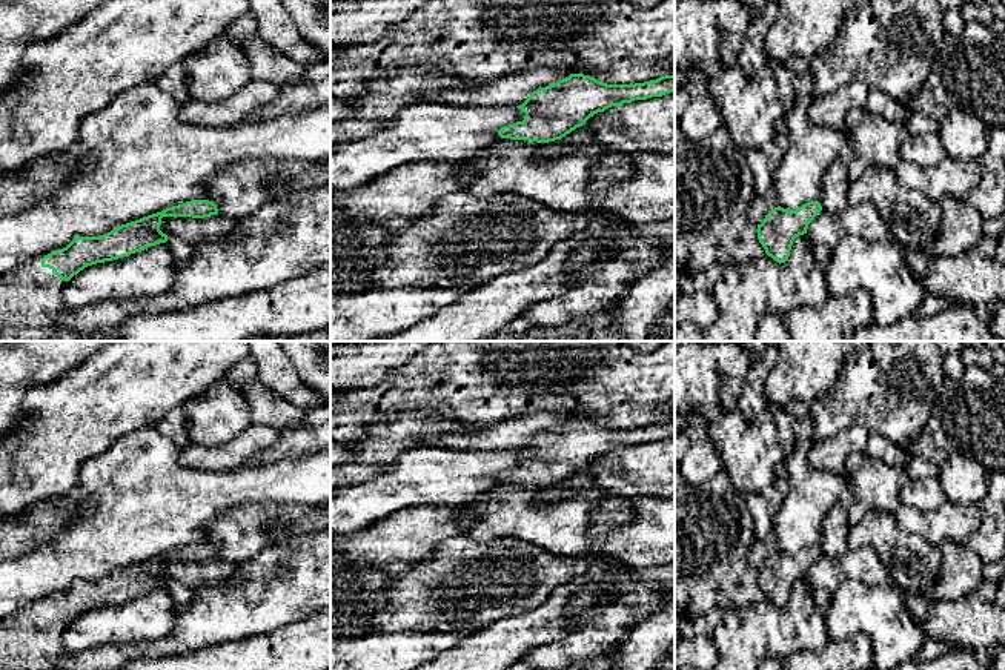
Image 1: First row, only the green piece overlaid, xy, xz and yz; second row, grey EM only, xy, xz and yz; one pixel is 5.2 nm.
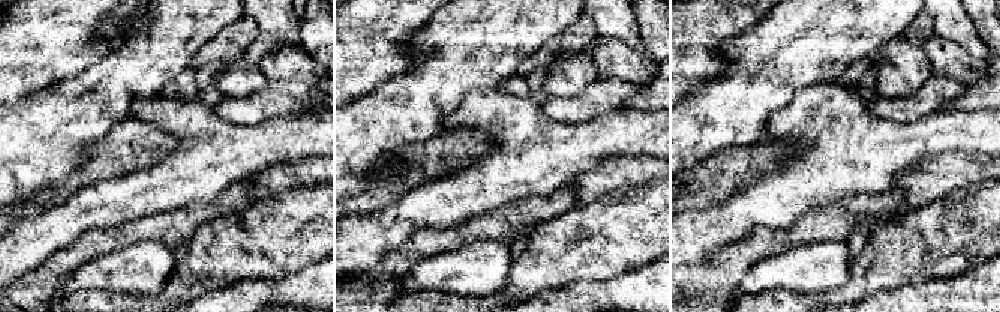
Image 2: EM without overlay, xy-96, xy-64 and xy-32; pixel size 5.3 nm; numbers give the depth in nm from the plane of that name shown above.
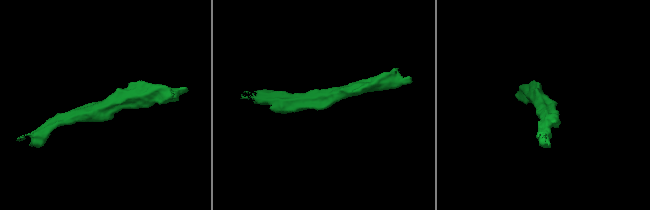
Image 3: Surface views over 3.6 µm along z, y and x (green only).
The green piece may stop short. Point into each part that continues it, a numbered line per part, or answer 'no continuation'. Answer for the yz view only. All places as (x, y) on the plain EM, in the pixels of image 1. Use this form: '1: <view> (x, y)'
no continuation

